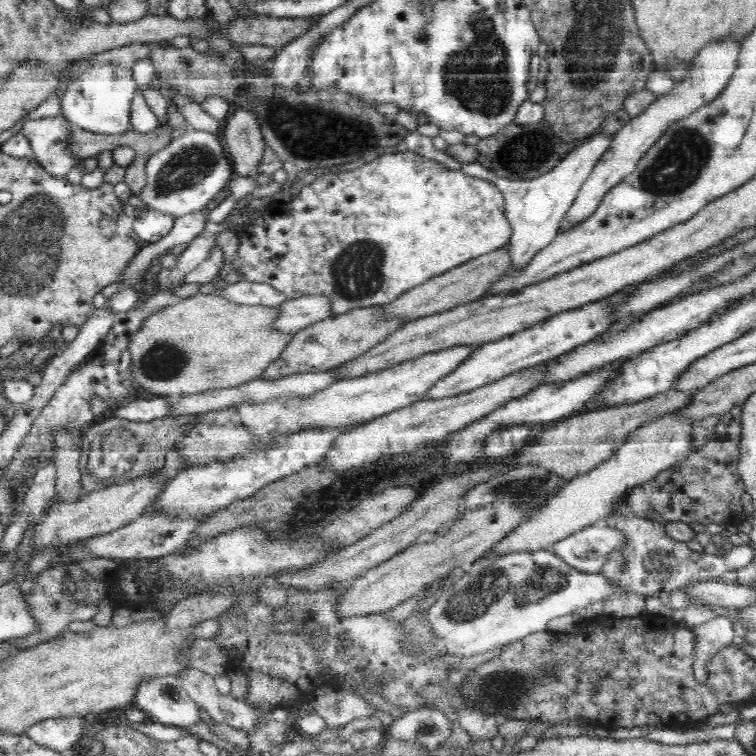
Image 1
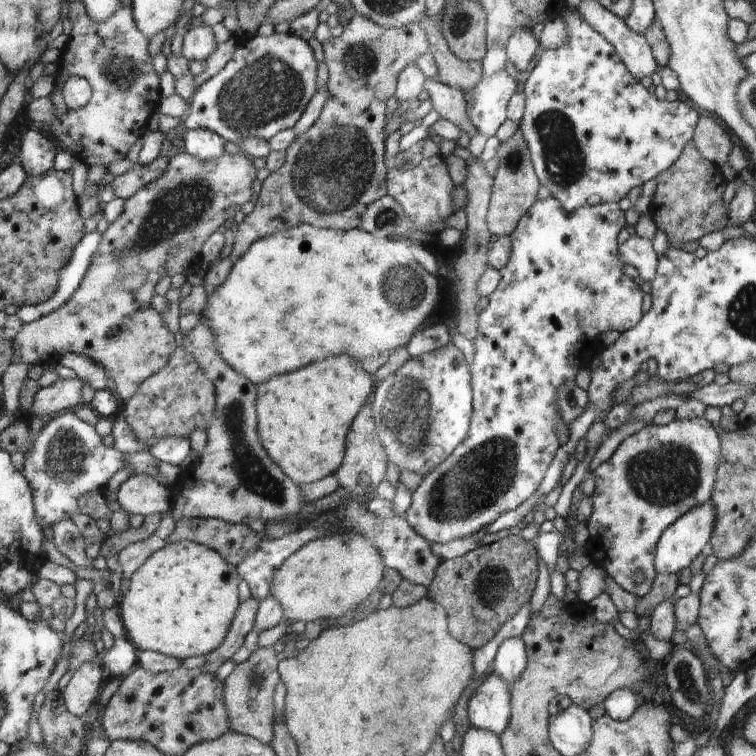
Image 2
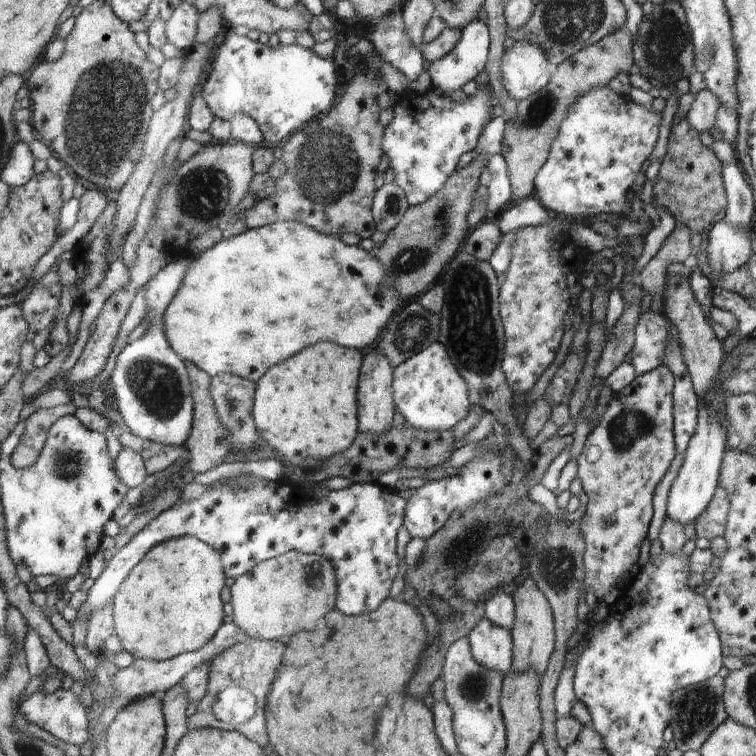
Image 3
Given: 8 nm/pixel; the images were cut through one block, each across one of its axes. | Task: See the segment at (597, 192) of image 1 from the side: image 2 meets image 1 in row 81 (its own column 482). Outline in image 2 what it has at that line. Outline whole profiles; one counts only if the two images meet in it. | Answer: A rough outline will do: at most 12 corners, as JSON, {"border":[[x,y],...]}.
{"border":[[491,671],[468,700],[476,728],[497,735],[511,720],[508,682]]}

